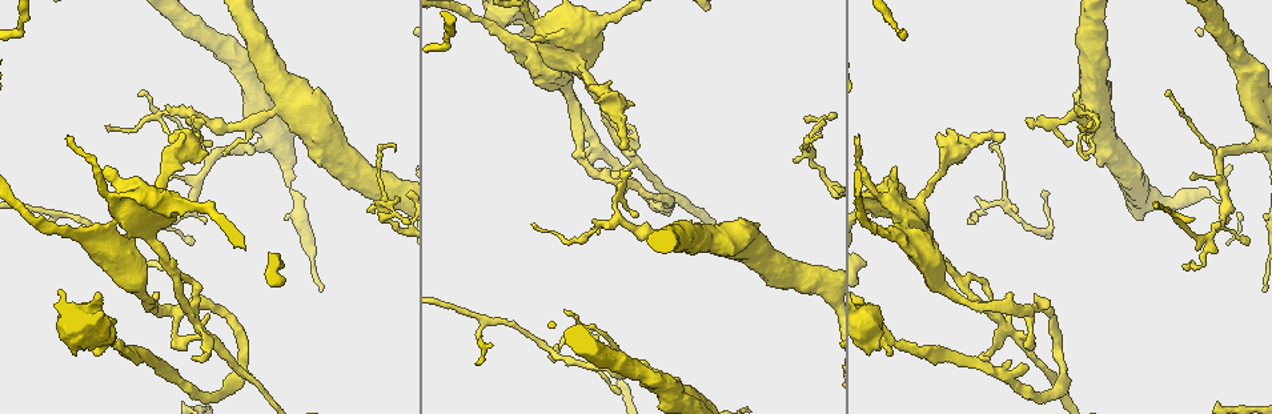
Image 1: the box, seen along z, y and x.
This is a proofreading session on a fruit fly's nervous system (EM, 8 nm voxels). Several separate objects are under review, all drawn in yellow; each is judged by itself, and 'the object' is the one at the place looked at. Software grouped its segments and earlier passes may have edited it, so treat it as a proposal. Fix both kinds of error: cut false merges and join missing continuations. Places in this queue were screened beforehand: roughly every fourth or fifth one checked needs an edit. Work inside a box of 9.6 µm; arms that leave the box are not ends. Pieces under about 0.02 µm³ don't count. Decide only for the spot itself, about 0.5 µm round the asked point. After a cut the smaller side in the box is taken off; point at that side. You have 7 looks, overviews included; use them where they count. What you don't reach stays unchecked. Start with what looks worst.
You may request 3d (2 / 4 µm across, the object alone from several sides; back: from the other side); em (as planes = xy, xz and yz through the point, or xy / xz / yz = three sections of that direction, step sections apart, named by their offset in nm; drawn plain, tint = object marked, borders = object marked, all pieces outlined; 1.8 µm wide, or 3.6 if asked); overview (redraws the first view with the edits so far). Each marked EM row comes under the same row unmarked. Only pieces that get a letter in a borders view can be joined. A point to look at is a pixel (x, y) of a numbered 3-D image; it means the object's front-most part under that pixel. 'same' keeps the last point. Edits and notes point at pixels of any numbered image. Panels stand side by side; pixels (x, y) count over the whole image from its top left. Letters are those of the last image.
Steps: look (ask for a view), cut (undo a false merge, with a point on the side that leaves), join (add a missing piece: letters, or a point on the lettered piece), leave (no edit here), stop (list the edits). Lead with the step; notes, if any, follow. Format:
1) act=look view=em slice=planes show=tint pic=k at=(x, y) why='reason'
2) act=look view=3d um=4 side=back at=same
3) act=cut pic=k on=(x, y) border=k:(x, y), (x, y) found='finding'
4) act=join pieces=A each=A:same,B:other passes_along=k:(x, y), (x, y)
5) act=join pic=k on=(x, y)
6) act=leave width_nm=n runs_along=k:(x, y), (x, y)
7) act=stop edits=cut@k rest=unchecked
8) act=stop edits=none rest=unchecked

act=look view=3d um=2 pic=1 at=(1164, 95) why='thin end'

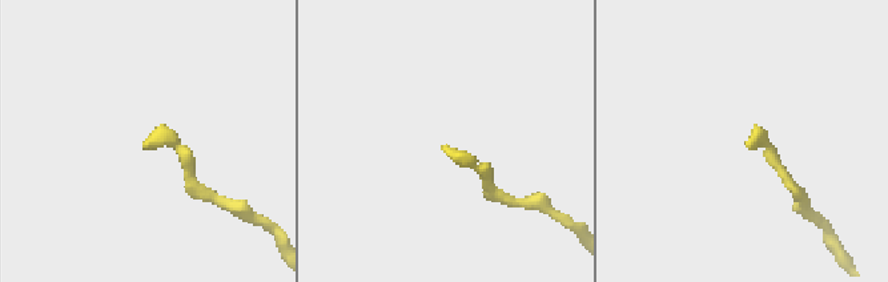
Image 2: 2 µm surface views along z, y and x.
act=look view=em slice=planes show=borders pic=2 at=(148, 142) why='need the tissue'

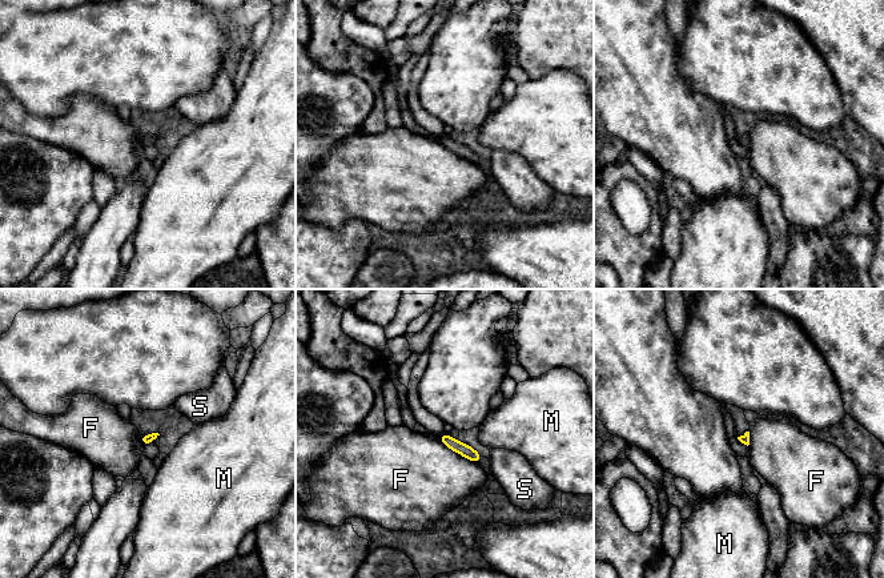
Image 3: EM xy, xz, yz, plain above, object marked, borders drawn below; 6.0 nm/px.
act=leave width_nm=60 each=F:other,M:other,S:other found='none of them fits'

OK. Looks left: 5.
act=look view=3d um=2 side=back pic=1 at=(1002, 141) why='an open end'

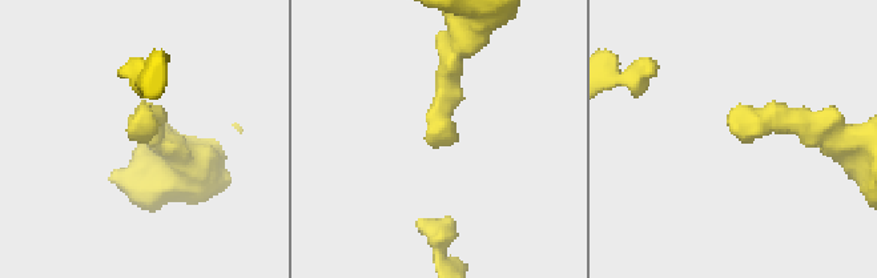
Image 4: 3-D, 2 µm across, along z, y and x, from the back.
act=look view=em slice=planes show=borders pic=4 at=(127, 130) why='shape alone is not enough'

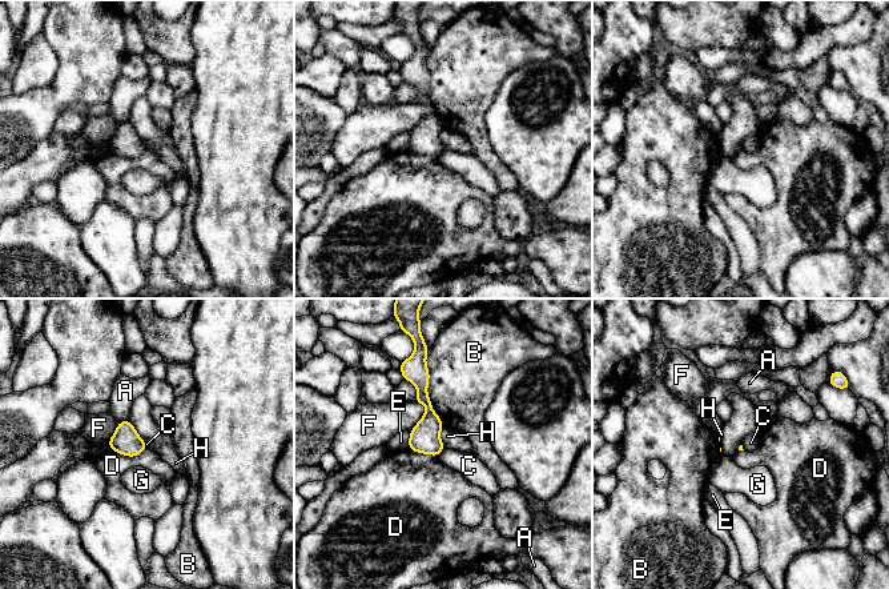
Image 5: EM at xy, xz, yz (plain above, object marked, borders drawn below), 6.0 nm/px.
act=leave longest_contact=B:440nm each=A:other,B:other,C:other,D:other,E:other,F:other,G:other,H:other border=5:(445, 448), (438, 455) found='no lettered piece goes on from it'

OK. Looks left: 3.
act=look view=em slice=planes show=borders pic=1 at=(140, 217) why='arms part here'

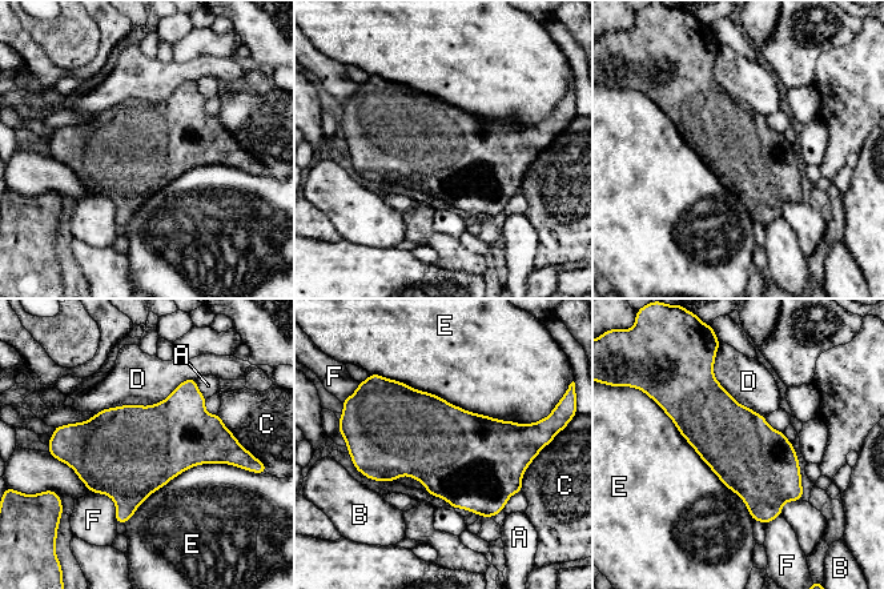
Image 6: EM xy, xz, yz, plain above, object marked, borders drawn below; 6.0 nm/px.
act=leave each=A:other,B:other,C:other,D:other,E:other,F:other border=6:(385, 376), (467, 411), (533, 423) found='one neuron here'

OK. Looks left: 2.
act=stop edits=none rest=unchecked

